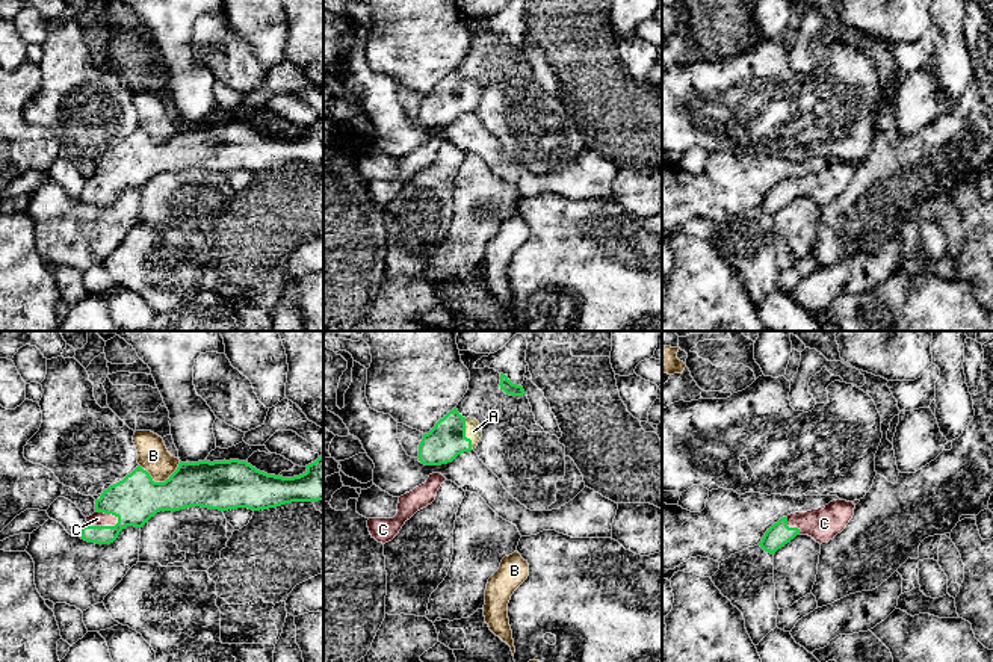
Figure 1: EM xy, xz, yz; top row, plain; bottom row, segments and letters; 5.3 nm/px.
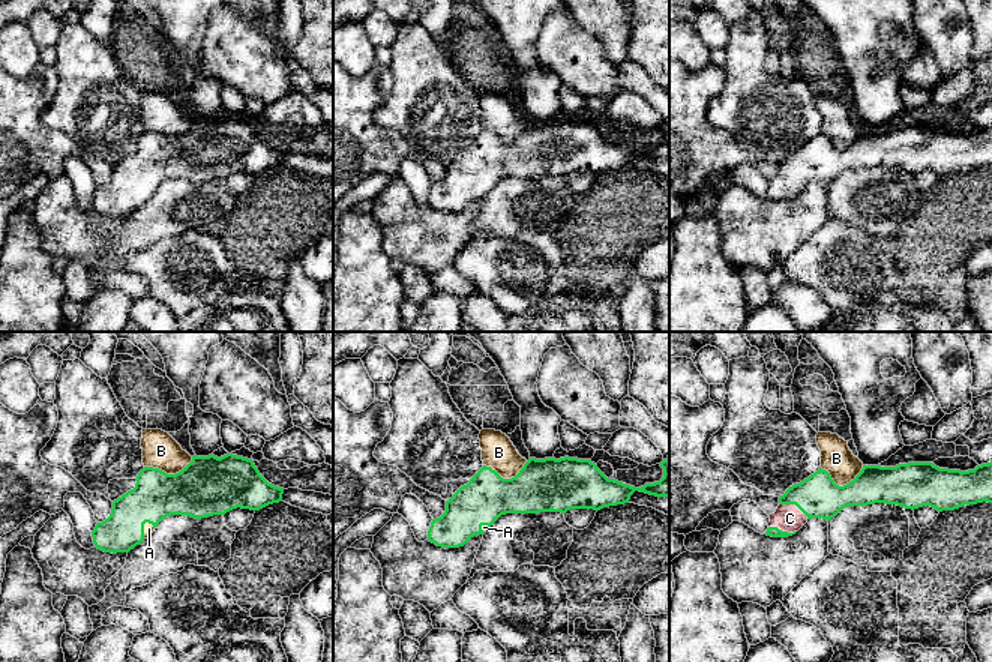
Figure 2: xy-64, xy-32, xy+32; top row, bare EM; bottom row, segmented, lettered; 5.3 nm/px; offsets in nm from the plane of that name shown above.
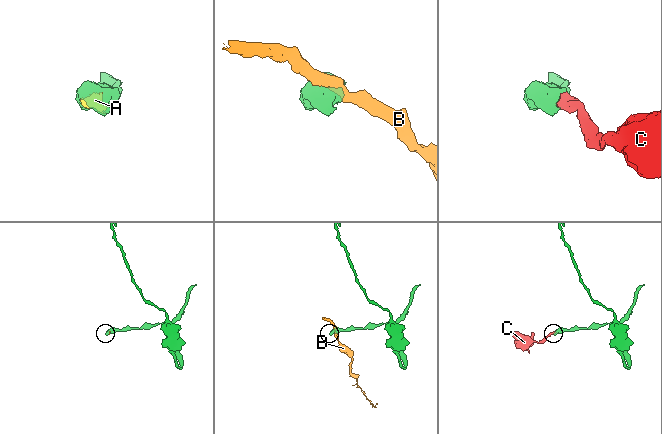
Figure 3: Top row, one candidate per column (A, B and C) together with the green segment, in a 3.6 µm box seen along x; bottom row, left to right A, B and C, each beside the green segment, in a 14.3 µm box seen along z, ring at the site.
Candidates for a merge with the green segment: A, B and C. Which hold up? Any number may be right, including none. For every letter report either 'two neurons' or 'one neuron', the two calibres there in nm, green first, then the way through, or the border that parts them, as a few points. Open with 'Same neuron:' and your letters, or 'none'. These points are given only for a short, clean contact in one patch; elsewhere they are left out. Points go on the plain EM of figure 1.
Same neuron: A, C
A: one neuron | 200/90 nm
B: two neurons | 260/160 nm
C: one neuron | 260/80 nm | across xy (135, 160), (114, 186), (102, 188), (97, 180)

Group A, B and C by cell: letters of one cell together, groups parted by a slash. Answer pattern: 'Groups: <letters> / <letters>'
Groups: A C / B

